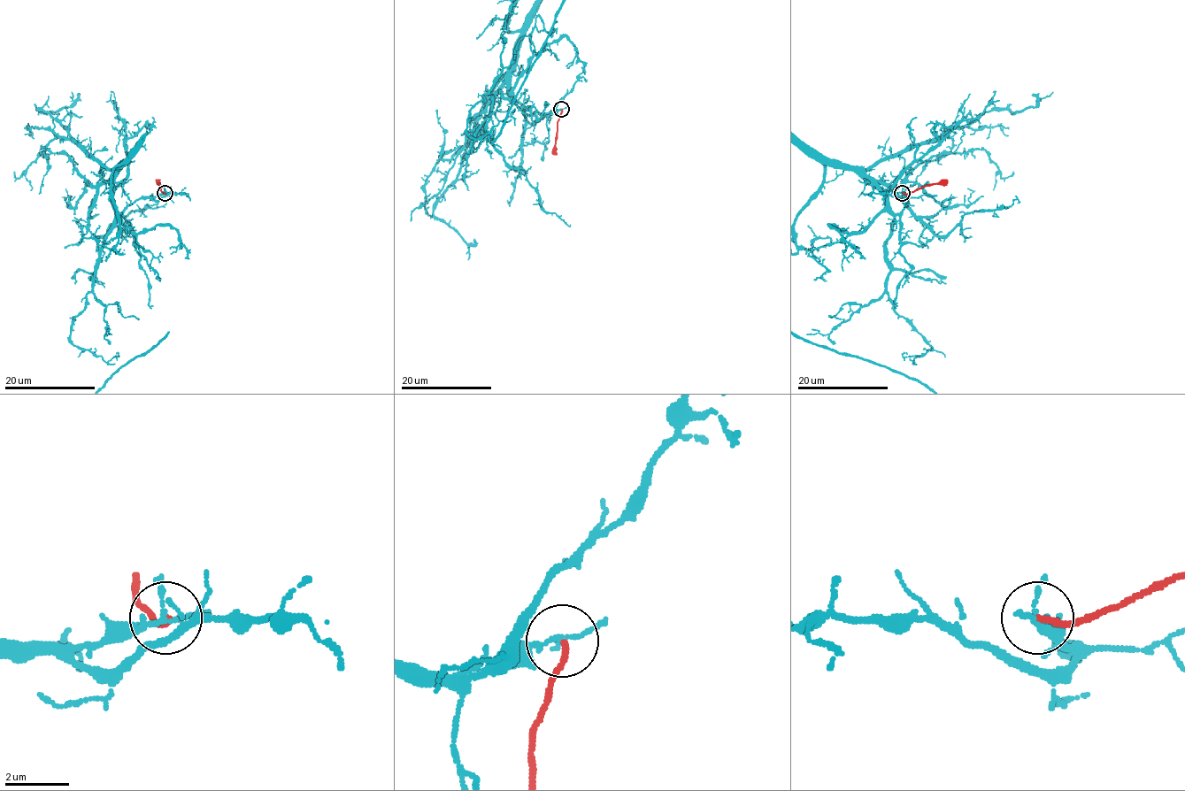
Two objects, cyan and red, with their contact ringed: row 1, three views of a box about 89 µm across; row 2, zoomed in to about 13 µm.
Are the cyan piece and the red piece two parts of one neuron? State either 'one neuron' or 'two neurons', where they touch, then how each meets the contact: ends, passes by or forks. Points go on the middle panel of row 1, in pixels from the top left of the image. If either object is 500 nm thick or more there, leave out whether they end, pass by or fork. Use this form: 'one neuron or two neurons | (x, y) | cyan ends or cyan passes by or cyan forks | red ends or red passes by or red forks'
two neurons | (561, 109) | cyan forks | red ends

